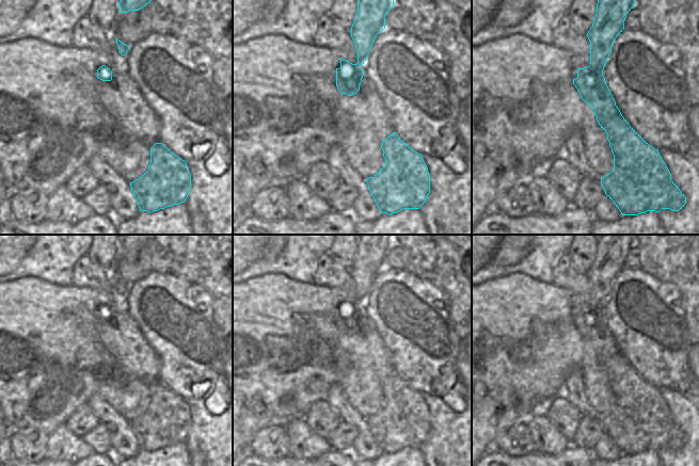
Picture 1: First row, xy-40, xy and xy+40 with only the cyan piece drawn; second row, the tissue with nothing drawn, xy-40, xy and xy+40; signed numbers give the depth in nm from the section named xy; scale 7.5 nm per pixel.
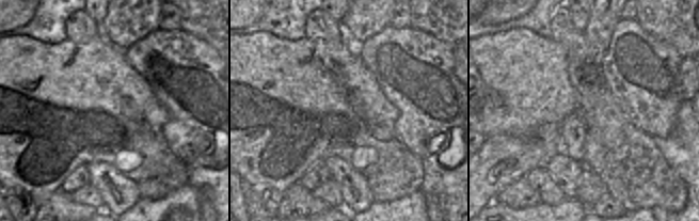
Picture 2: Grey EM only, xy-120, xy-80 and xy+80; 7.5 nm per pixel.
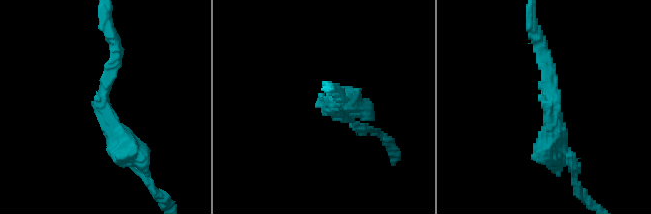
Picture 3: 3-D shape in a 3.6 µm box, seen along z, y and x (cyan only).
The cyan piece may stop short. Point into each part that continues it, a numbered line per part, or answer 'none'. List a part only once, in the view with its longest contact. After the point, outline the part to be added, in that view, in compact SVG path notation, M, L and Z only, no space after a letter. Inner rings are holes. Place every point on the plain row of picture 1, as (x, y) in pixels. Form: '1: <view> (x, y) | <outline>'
none

